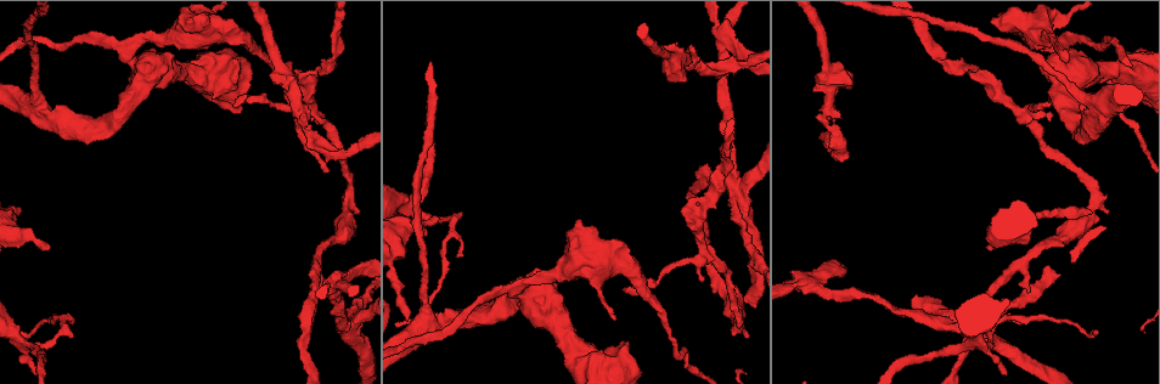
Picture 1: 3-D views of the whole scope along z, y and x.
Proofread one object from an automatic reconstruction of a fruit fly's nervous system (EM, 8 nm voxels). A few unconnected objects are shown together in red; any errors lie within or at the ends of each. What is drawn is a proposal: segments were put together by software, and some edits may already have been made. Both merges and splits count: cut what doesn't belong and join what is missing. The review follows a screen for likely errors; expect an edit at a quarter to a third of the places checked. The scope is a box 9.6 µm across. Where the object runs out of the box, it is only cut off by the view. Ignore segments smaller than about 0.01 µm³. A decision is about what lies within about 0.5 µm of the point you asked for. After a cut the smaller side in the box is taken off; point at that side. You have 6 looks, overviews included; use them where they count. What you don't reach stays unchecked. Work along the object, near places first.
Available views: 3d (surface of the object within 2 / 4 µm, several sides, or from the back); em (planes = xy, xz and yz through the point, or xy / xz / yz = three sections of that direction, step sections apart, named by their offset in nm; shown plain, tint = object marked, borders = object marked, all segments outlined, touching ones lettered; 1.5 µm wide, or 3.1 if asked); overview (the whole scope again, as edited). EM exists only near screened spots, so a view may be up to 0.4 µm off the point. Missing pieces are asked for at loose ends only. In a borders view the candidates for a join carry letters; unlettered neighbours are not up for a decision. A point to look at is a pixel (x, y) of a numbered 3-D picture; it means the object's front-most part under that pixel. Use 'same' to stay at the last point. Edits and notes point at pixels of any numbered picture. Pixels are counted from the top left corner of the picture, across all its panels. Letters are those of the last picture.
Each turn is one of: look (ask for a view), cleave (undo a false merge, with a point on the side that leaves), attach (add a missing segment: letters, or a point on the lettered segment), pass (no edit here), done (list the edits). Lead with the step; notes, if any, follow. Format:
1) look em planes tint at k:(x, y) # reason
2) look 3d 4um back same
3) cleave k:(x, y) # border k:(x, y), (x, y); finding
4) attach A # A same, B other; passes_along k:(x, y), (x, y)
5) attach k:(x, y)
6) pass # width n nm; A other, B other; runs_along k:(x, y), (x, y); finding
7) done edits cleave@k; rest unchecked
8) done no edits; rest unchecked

look em planes tint at 1:(524, 295) # sudden change in width

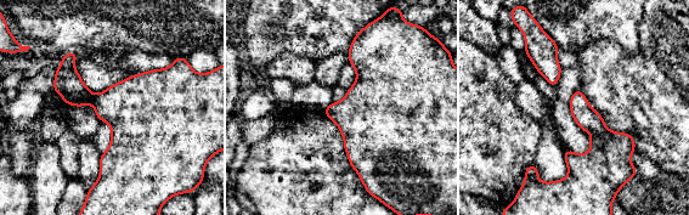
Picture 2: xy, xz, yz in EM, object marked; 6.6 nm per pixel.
look em planes borders same # see the neighbours

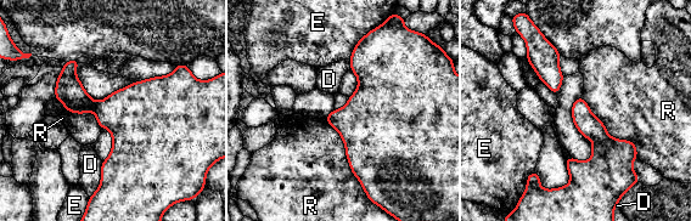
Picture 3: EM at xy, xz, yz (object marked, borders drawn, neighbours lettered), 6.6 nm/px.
cleave 3:(69, 91) # D other, E other, R other; border 3:(96, 102), (91, 109); a second cell is stuck on

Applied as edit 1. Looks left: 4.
look 3d 4um at 1:(1092, 211) # free end

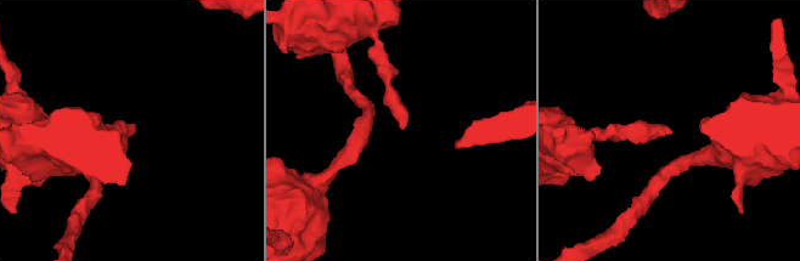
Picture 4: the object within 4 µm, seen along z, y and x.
look em xy step 8 borders at 4:(401, 128)

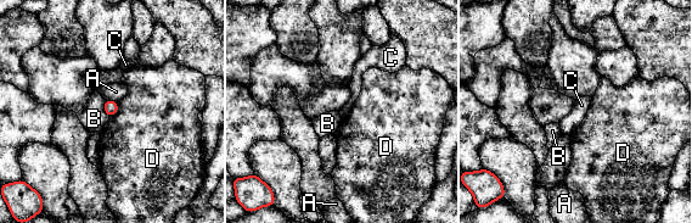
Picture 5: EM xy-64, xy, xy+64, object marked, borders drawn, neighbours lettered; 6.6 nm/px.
look em planes borders same # another direction

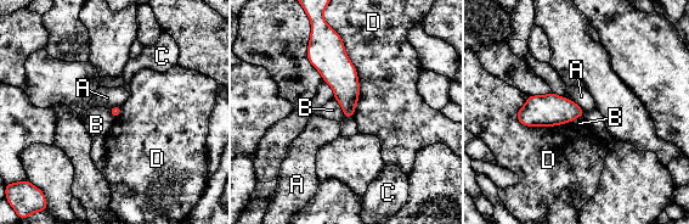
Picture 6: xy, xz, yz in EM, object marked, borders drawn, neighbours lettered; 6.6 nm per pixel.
pass # A other, B other, C other, D other; border 6:(333, 99), (339, 104), (345, 118); no lettered segment goes on from it

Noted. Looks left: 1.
done edits cleave@3; rest unchecked

